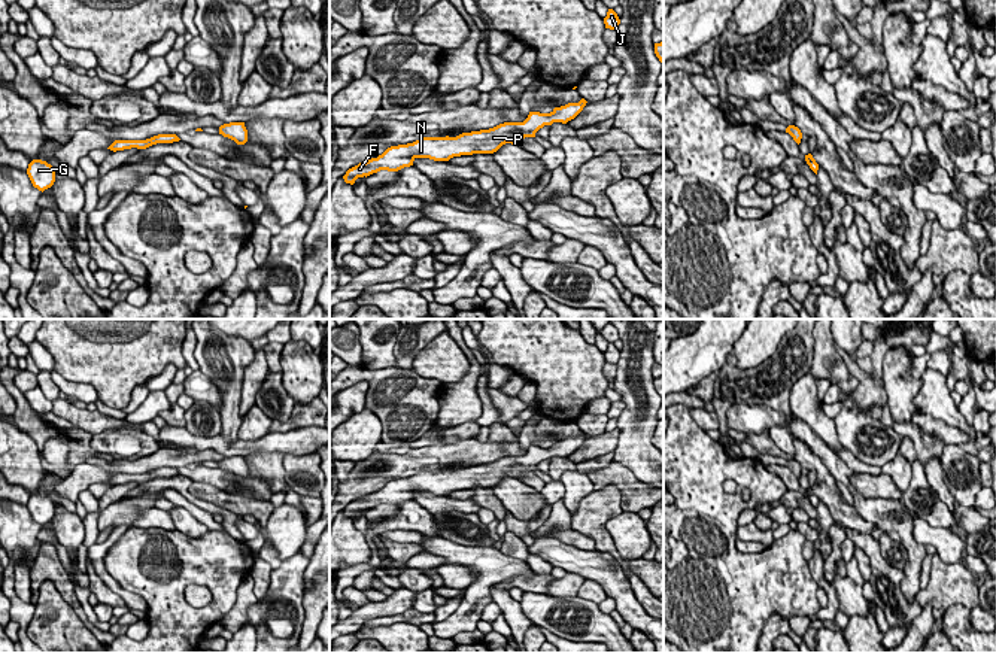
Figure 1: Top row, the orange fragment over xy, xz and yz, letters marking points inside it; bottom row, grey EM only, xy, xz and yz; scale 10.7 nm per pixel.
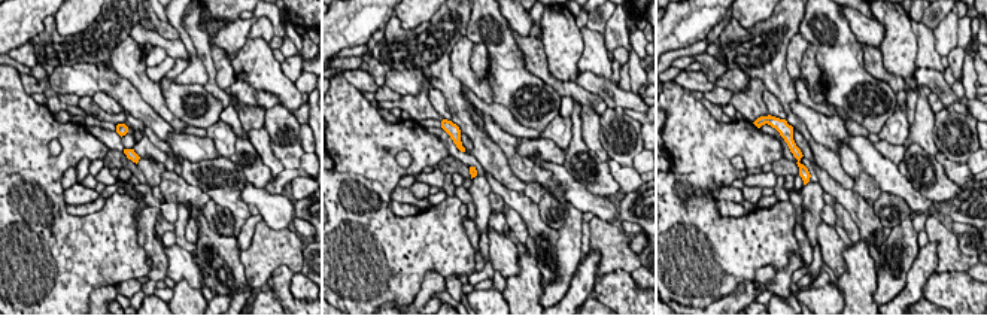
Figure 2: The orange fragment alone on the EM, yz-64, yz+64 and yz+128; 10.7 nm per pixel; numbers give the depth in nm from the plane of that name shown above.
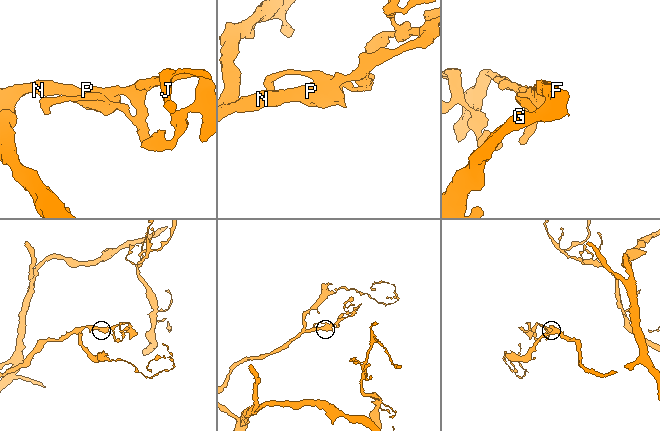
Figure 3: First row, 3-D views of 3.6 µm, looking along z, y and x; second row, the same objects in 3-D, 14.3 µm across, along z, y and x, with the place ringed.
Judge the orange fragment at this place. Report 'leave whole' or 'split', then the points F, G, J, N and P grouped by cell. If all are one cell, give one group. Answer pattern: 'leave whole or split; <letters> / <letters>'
leave whole; F G J N P

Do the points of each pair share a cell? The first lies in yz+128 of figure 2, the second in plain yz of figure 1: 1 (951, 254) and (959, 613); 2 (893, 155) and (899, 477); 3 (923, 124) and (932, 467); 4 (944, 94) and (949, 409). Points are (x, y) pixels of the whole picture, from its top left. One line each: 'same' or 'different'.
1: different
2: different
3: same
4: different

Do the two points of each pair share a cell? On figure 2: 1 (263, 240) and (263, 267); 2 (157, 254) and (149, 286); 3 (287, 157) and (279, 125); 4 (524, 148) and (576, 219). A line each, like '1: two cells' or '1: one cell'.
1: one cell
2: two cells
3: one cell
4: two cells

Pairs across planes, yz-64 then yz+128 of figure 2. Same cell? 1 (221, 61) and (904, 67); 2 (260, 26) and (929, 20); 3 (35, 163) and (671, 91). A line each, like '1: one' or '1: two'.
1: one
2: one
3: one

